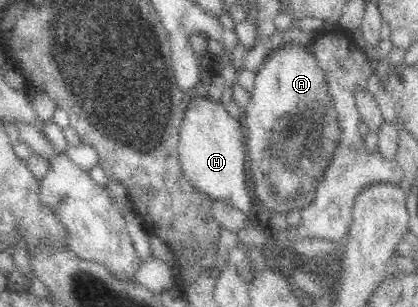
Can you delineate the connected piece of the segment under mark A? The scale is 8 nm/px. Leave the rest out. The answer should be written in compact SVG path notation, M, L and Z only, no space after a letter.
M297 41L286 42L272 49L272 52L265 57L263 62L255 74L253 80L253 88L250 90L250 98L246 106L246 112L243 116L243 129L246 137L246 151L248 161L251 162L251 179L253 184L250 186L251 195L259 204L263 204L266 210L276 210L277 212L286 213L287 211L296 209L300 211L305 206L309 206L313 202L314 194L323 178L324 172L329 168L329 164L333 162L335 149L338 147L341 138L340 124L338 124L338 112L334 108L334 102L330 92L328 92L328 84L324 70L319 66L317 59L309 49L309 45L299 43Z

